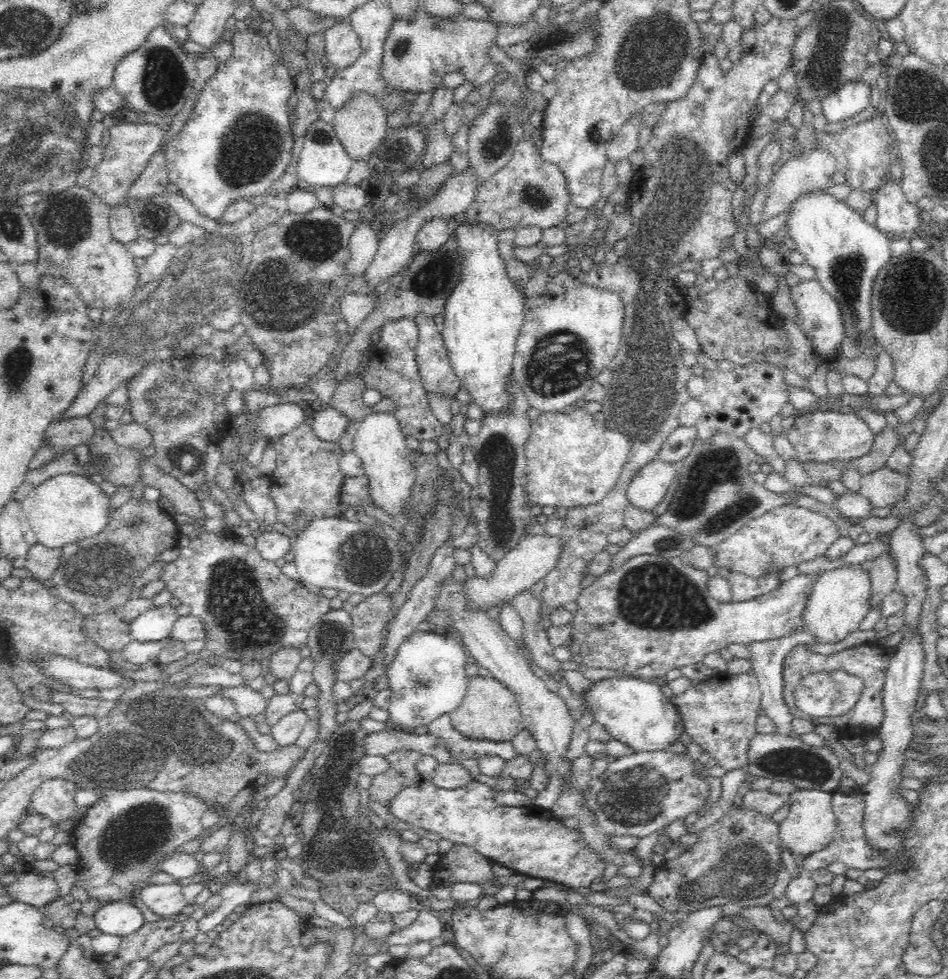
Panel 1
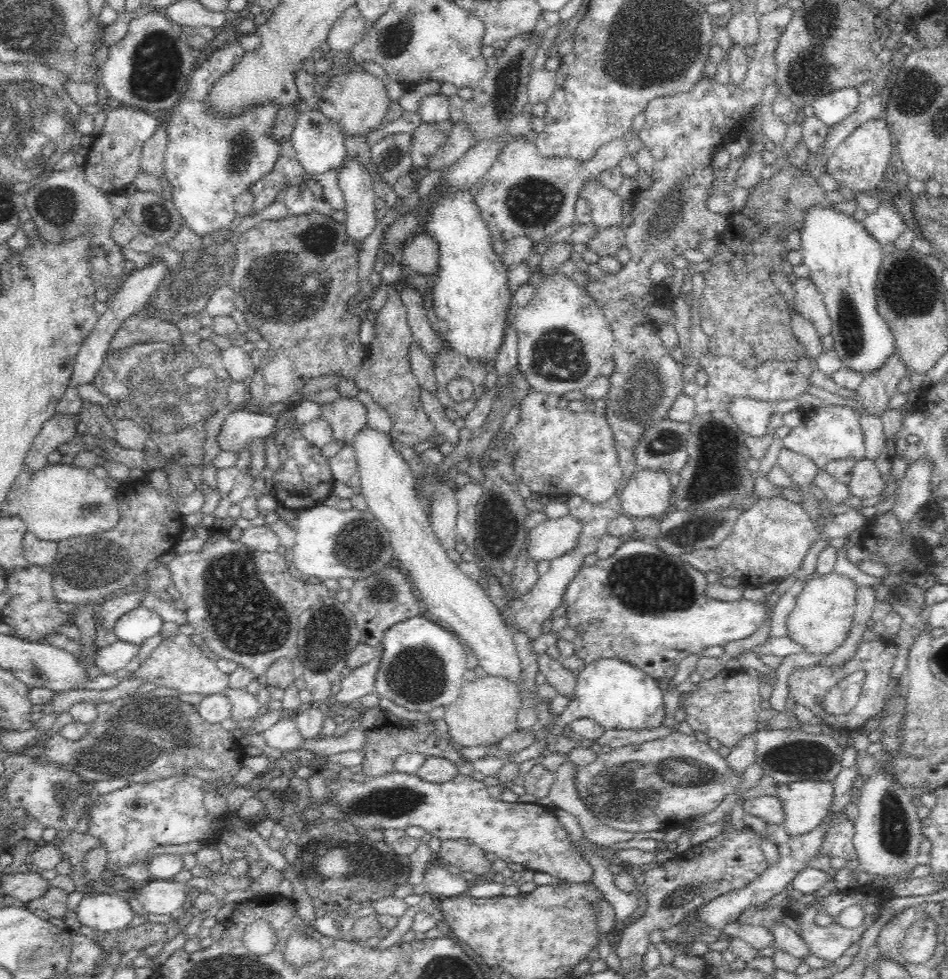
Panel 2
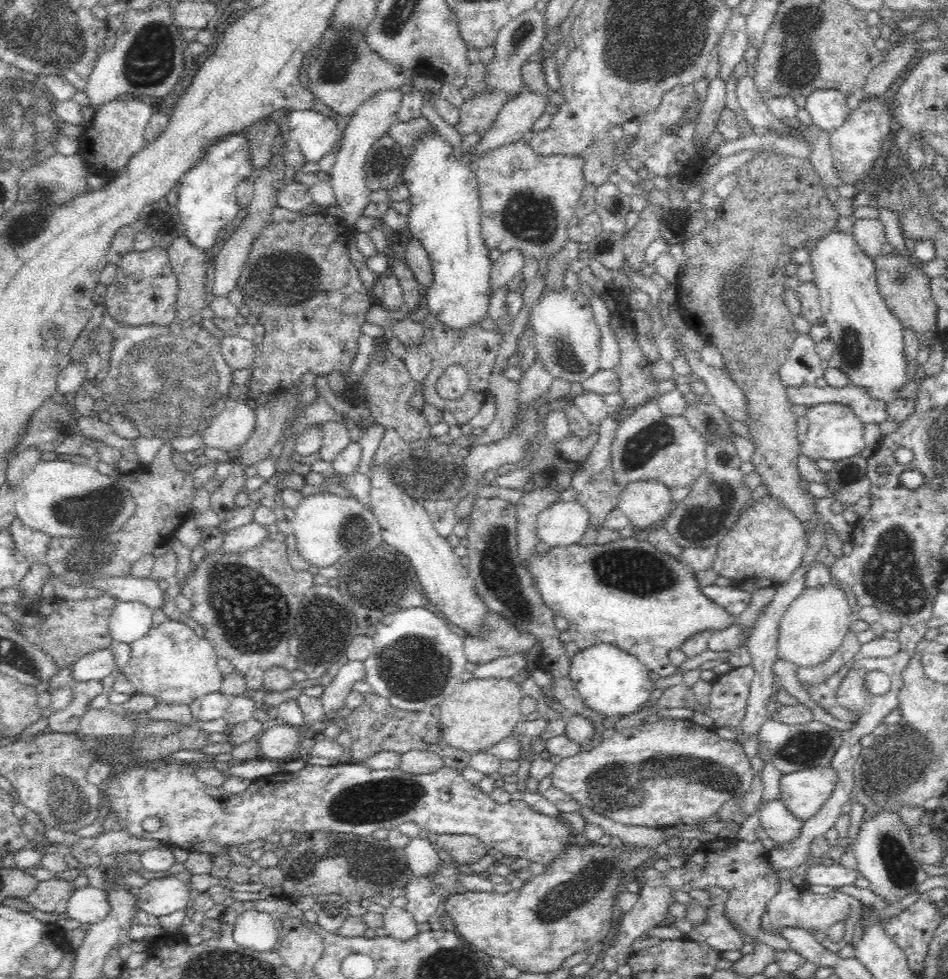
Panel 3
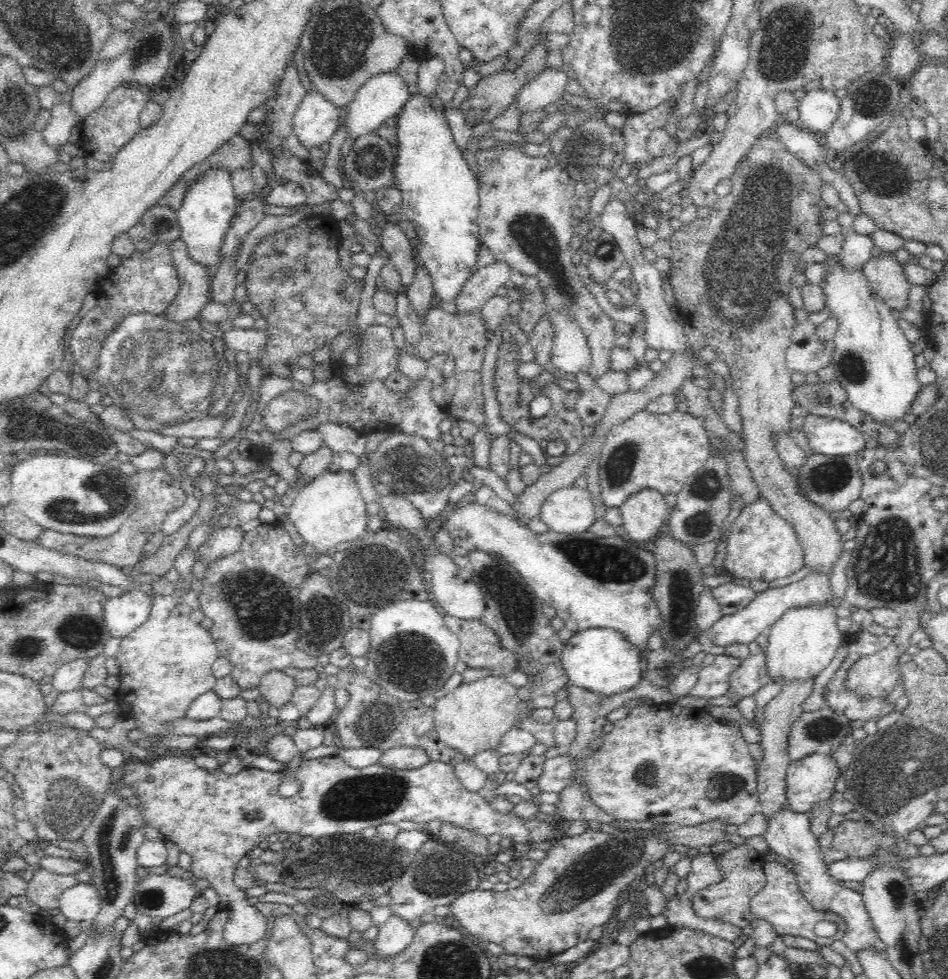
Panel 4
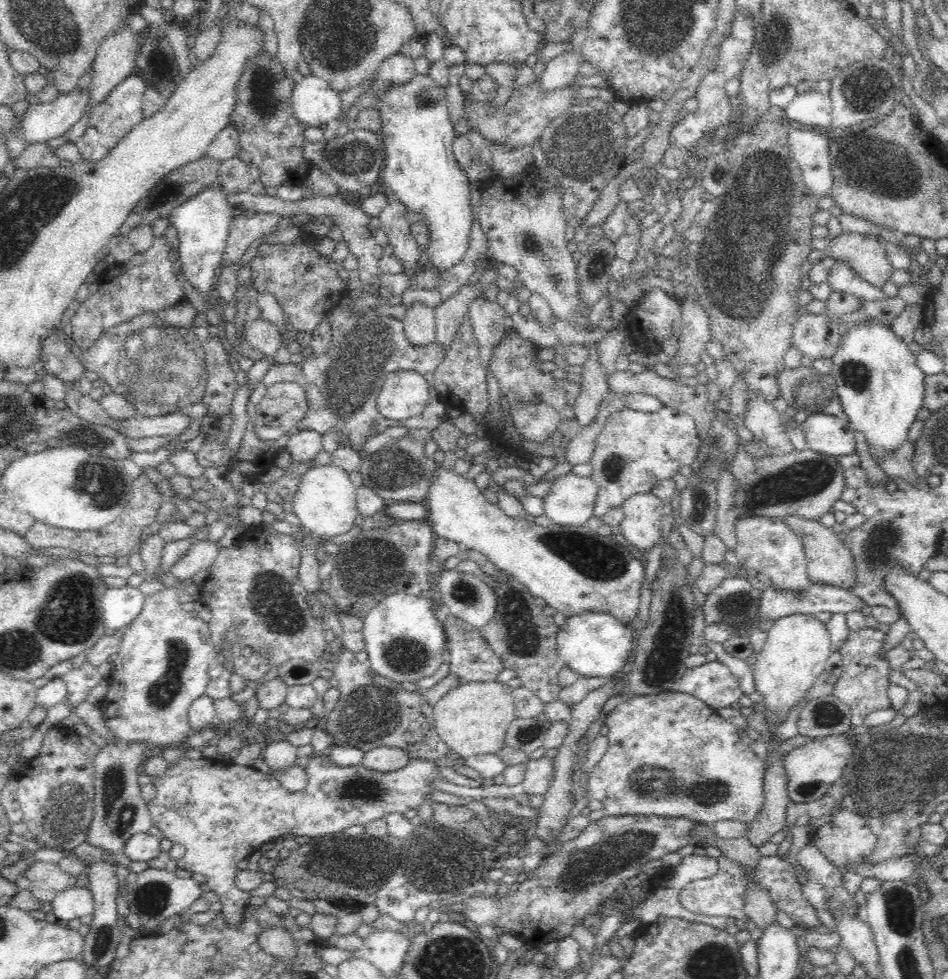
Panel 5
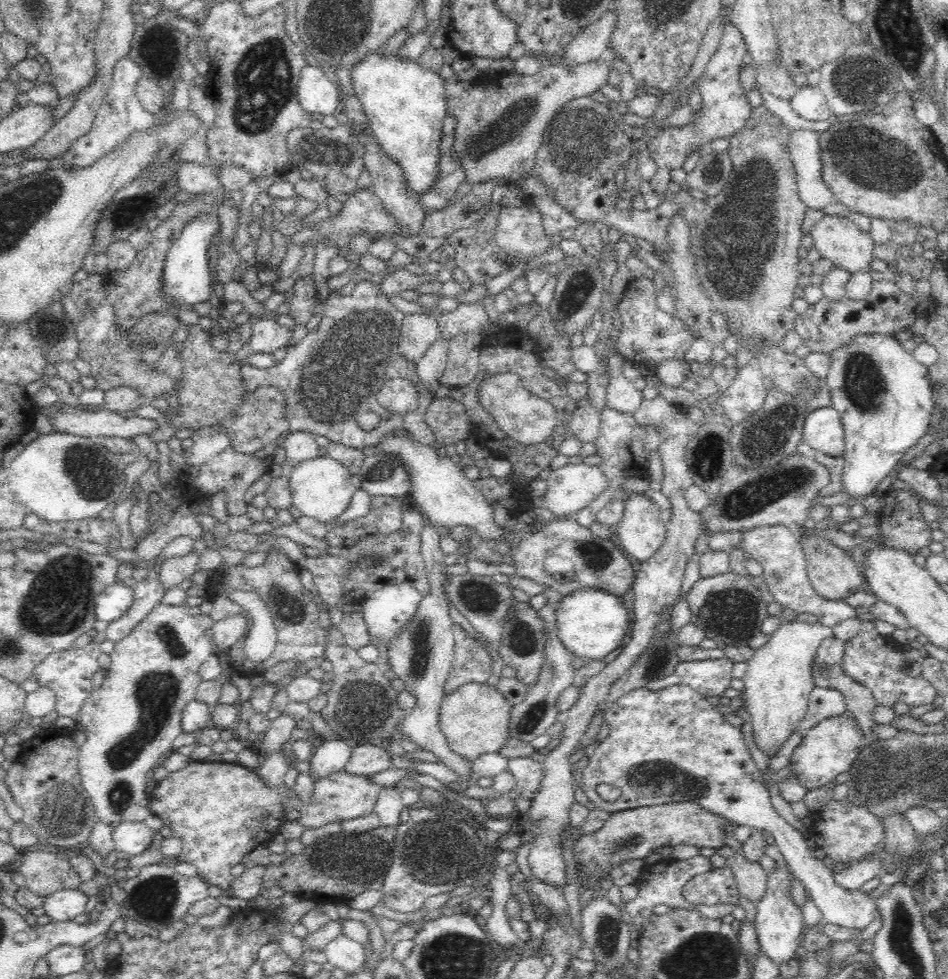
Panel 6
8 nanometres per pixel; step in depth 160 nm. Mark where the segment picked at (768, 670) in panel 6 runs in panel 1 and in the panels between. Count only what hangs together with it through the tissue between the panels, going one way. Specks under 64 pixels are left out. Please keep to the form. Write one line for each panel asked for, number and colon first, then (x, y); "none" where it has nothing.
1: (841, 600)
2: (824, 613)
3: (814, 626)
4: (802, 644)
5: (794, 656)

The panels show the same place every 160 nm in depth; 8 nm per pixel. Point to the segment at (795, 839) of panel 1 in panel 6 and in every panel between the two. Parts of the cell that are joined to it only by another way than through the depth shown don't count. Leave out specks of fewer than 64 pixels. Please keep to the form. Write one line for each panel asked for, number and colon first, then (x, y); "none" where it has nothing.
2: (806, 804)
3: (804, 793)
4: (809, 781)
5: (811, 769)
6: (830, 748)

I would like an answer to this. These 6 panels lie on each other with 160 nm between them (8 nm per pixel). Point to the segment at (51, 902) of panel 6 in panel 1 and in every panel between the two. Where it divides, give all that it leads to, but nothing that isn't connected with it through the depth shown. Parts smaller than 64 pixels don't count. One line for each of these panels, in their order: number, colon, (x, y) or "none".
1: (119, 918)
2: (102, 912)
3: (89, 905)
4: (82, 902)
5: (76, 902)

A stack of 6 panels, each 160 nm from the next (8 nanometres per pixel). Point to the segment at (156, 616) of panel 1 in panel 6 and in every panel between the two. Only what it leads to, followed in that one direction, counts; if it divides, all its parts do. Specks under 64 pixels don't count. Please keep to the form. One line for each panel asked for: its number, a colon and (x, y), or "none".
2: (136, 627)
3: (130, 621)
4: (125, 614)
5: (120, 607)
6: (112, 604)

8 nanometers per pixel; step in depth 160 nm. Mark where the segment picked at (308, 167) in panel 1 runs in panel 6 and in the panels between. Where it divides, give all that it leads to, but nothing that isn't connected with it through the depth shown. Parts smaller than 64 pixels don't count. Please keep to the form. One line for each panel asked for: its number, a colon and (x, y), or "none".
2: (320, 147)
3: (316, 135)
4: (316, 121)
5: (314, 104)
6: (318, 97)

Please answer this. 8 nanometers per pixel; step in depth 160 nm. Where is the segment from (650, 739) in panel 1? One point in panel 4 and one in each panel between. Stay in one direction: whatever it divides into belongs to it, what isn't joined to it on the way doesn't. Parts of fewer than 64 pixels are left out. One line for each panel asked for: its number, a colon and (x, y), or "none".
2: (614, 694)
3: (612, 683)
4: (600, 660)

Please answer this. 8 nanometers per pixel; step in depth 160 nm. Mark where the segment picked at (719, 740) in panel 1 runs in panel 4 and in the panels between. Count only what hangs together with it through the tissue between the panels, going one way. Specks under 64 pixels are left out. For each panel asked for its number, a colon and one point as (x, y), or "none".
2: (725, 708)
3: (727, 702)
4: (751, 675)

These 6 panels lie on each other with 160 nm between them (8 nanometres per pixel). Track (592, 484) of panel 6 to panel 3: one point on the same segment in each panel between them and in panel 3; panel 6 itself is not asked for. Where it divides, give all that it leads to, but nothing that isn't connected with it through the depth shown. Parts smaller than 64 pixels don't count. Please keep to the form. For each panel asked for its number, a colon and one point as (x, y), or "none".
3: (562, 524)
4: (569, 511)
5: (570, 501)

